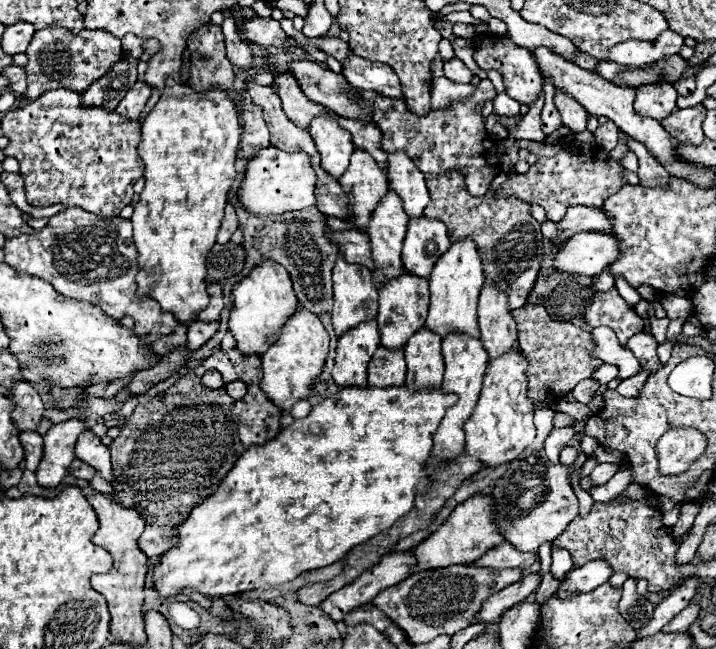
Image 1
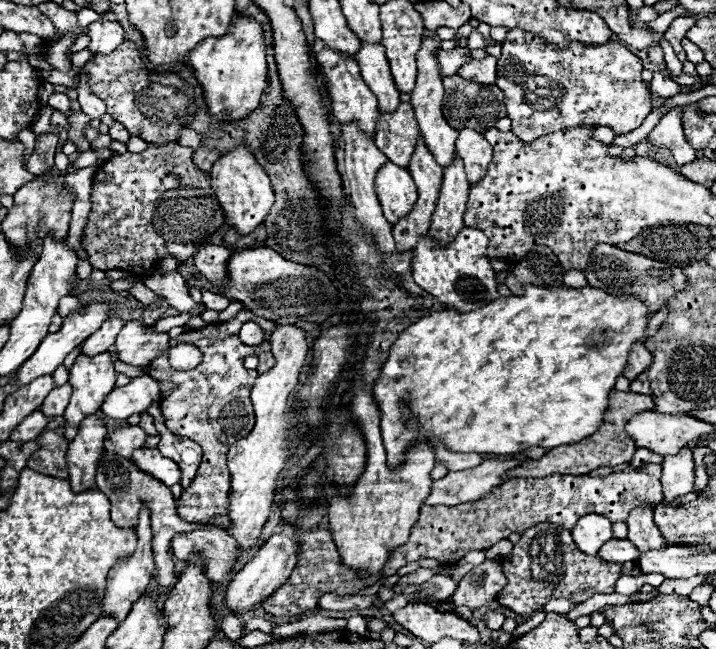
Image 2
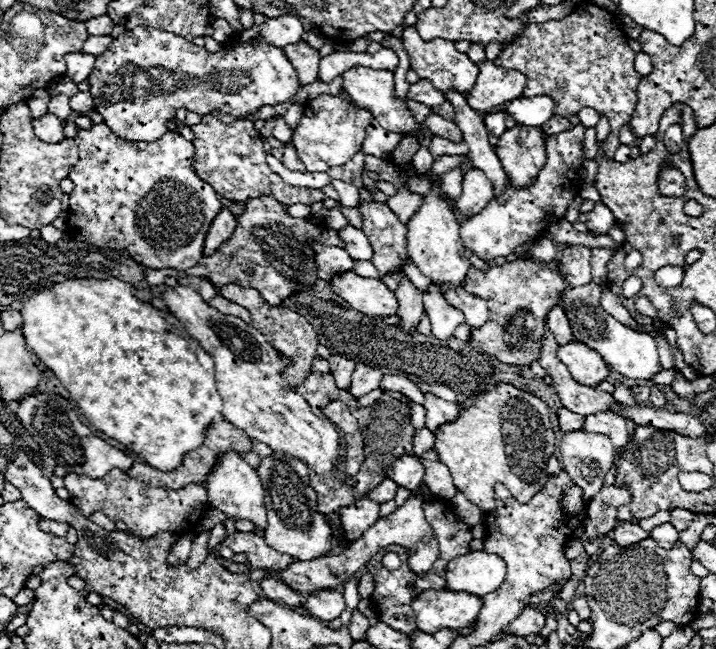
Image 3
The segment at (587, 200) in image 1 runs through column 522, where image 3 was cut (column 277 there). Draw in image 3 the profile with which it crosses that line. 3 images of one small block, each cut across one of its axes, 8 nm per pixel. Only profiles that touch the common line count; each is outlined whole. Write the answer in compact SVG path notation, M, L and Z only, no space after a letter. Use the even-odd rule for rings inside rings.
M212 114L202 116L202 122L192 126L196 146L196 158L194 158L194 170L200 176L200 180L208 182L216 194L232 200L232 202L246 202L248 198L256 196L274 196L282 204L314 204L322 202L326 196L322 190L314 188L298 188L286 184L276 172L270 170L266 164L266 150L264 142L260 138L260 132L254 128L250 120L234 120L232 124L224 124Z

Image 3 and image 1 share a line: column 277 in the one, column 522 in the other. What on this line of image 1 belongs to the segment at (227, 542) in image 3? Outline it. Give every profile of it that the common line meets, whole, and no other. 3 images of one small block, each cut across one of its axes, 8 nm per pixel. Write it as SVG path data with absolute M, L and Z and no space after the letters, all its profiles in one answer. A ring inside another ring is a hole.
M504 542L492 550L488 550L482 558L472 562L474 566L488 566L488 568L528 568L536 562L536 552L520 552L512 544Z

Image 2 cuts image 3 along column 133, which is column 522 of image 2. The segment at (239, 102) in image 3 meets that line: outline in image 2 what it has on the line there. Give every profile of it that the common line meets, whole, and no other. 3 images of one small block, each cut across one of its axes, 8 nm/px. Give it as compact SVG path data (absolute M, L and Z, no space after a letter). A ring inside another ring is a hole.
M512 28L506 40L502 42L496 86L504 92L506 112L508 118L512 120L512 132L522 142L532 142L544 134L576 126L608 126L618 136L636 130L652 110L650 88L642 80L642 70L644 70L642 60L618 42L608 42L600 46L570 44L562 52L556 46L544 44L544 40L540 40L540 36L532 32Z

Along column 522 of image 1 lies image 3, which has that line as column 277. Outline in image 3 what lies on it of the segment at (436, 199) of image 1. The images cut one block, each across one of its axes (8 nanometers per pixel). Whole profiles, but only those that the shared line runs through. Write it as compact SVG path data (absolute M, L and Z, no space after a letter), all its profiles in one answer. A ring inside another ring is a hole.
M260 196L246 202L246 212L238 218L232 236L210 258L202 258L200 264L190 268L188 276L206 278L216 288L238 282L244 288L258 290L268 304L280 306L282 300L294 292L310 288L316 280L316 268L312 260L314 252L306 238L320 240L322 244L342 244L336 230L324 230L304 218L292 218L286 214L286 206L276 198Z

